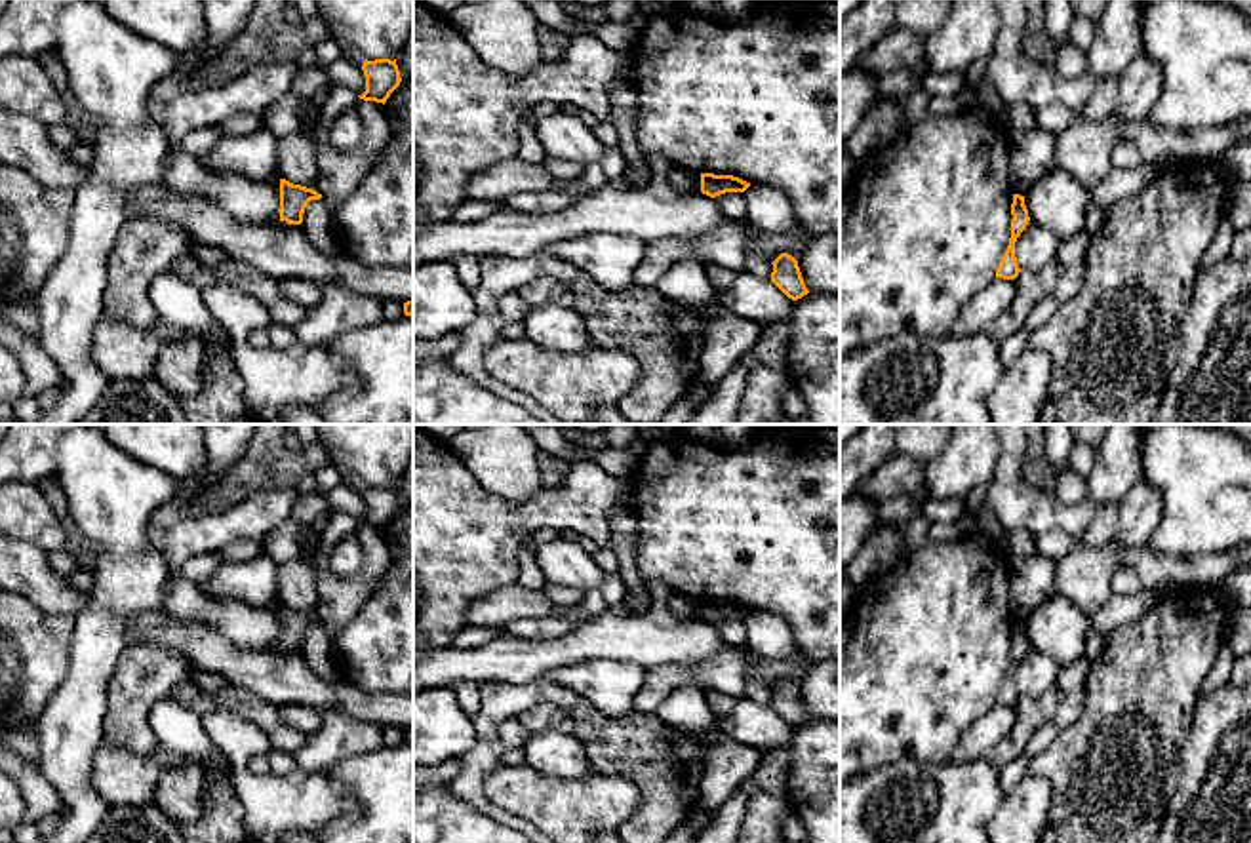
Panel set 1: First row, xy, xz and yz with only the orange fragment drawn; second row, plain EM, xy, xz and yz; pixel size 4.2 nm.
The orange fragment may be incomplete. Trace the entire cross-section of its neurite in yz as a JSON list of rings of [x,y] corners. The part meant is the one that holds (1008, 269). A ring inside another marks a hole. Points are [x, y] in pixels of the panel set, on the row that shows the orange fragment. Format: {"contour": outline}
{"contour": [[[1013,194],[1011,215],[1013,219],[1011,219],[1009,245],[996,268],[996,278],[1003,278],[1003,280],[1015,280],[1021,272],[1015,257],[1015,242],[1030,221],[1028,209],[1024,206],[1024,196]]]}

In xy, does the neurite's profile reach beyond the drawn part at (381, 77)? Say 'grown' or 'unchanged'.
unchanged

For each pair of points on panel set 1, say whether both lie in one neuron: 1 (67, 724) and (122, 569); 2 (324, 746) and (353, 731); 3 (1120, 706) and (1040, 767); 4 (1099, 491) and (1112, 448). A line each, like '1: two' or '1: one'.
1: one
2: one
3: one
4: one

